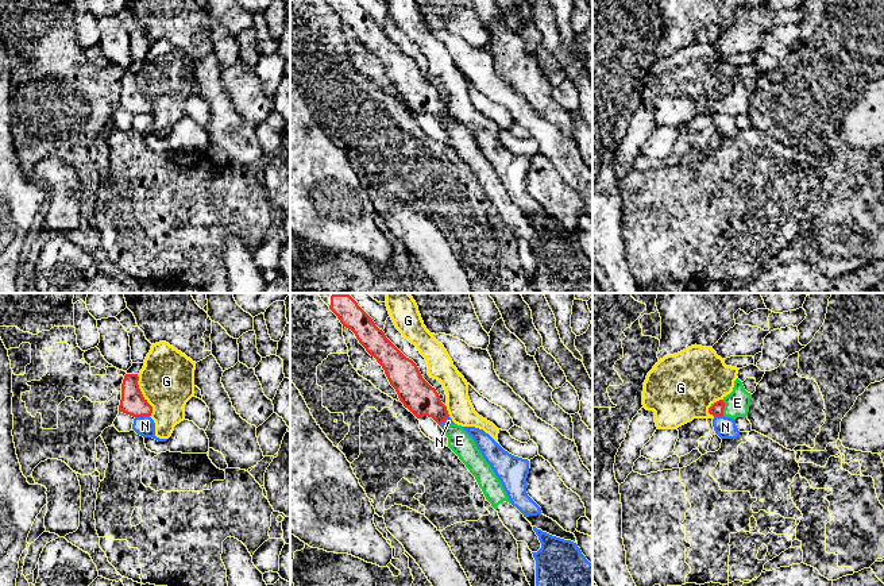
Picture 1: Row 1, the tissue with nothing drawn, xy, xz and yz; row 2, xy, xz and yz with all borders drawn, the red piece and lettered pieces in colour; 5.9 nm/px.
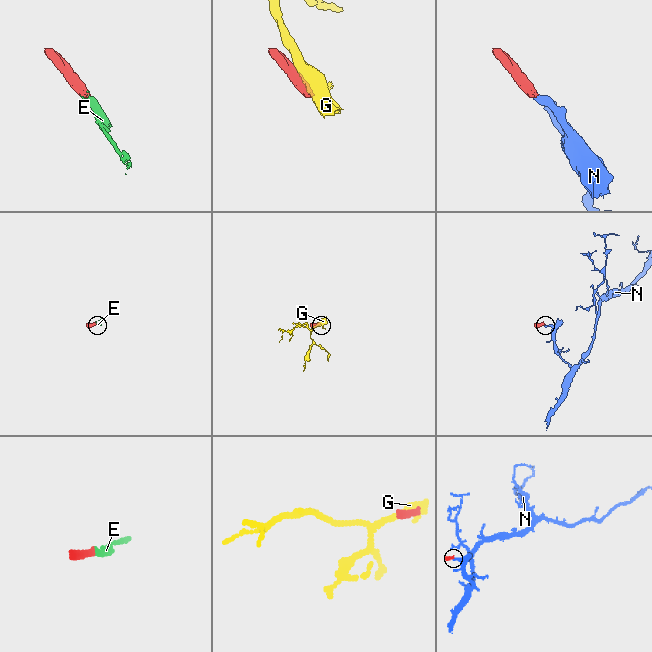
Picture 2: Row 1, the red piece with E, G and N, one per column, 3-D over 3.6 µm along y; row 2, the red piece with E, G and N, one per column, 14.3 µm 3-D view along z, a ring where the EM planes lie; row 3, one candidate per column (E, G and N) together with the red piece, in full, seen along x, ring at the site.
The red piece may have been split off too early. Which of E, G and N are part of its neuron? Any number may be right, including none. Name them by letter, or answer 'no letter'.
E

